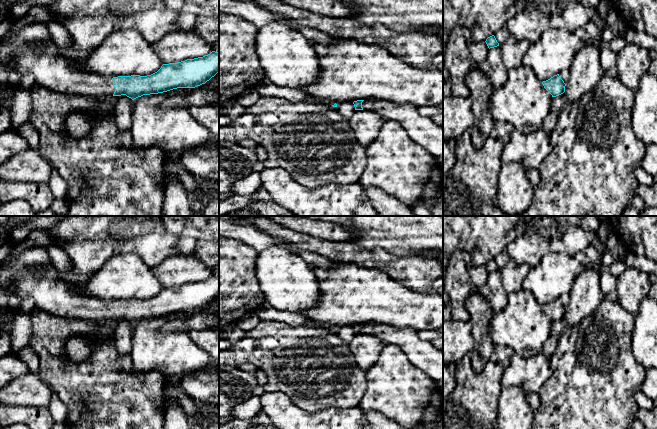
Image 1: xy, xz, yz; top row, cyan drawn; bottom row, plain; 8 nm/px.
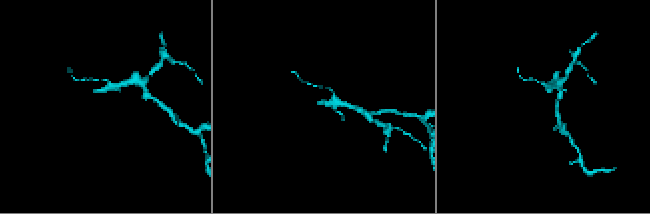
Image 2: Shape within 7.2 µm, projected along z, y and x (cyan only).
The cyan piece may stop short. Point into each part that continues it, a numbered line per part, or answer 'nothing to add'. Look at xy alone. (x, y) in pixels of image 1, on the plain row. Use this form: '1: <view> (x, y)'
1: xy (30, 275)

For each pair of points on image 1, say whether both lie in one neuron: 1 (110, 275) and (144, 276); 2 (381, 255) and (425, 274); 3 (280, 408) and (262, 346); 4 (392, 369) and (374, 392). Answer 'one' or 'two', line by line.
1: one
2: one
3: two
4: one

